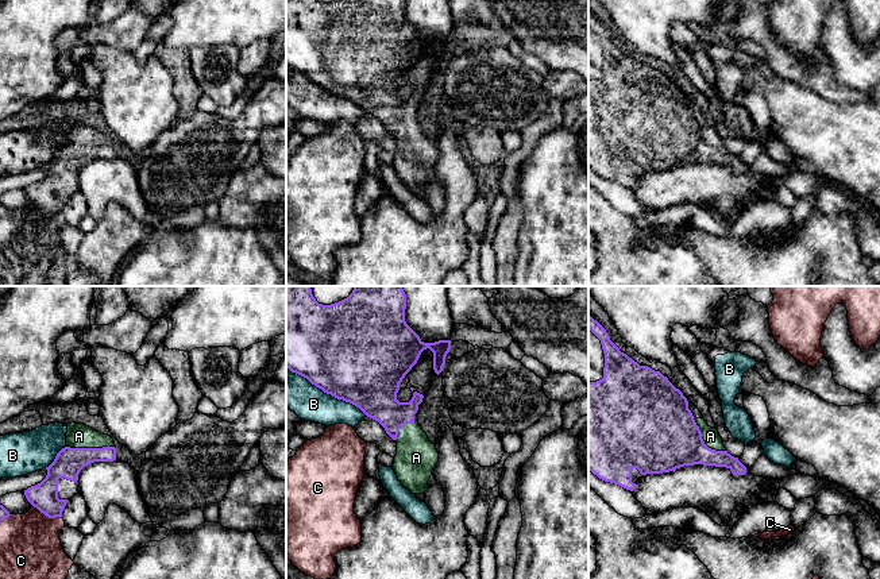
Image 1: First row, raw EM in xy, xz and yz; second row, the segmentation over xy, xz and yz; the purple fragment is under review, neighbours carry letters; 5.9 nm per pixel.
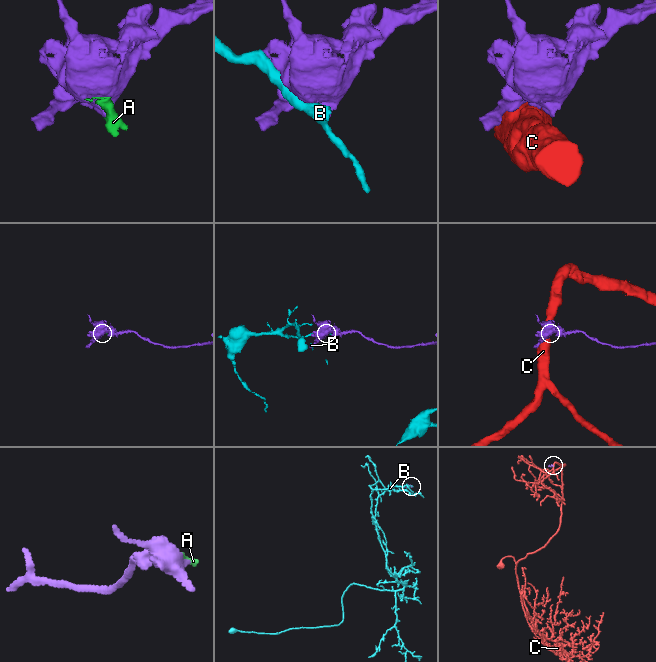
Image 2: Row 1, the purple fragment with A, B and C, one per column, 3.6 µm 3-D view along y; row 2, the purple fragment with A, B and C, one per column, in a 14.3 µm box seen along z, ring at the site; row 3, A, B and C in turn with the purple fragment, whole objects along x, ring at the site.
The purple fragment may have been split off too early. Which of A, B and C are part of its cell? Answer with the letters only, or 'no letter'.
A

